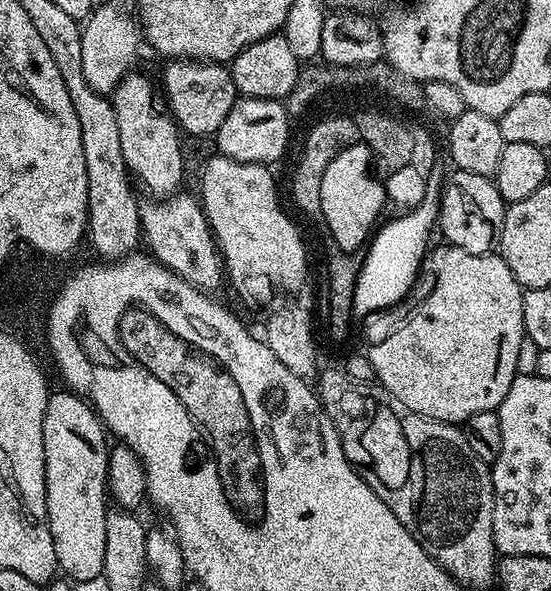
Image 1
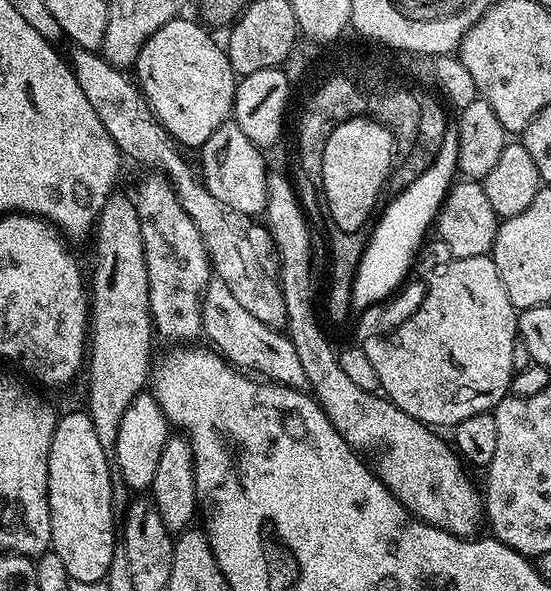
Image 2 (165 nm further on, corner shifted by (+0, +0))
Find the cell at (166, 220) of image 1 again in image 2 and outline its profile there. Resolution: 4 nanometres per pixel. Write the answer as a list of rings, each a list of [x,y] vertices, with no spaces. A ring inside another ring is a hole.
[[[216,280],[204,287],[204,297],[200,299],[200,326],[203,335],[208,335],[207,343],[219,355],[223,356],[233,368],[239,368],[249,374],[255,374],[273,384],[282,384],[285,388],[303,389],[308,383],[298,353],[288,341],[283,331],[258,322],[254,314],[249,314],[237,300],[226,282]]]

